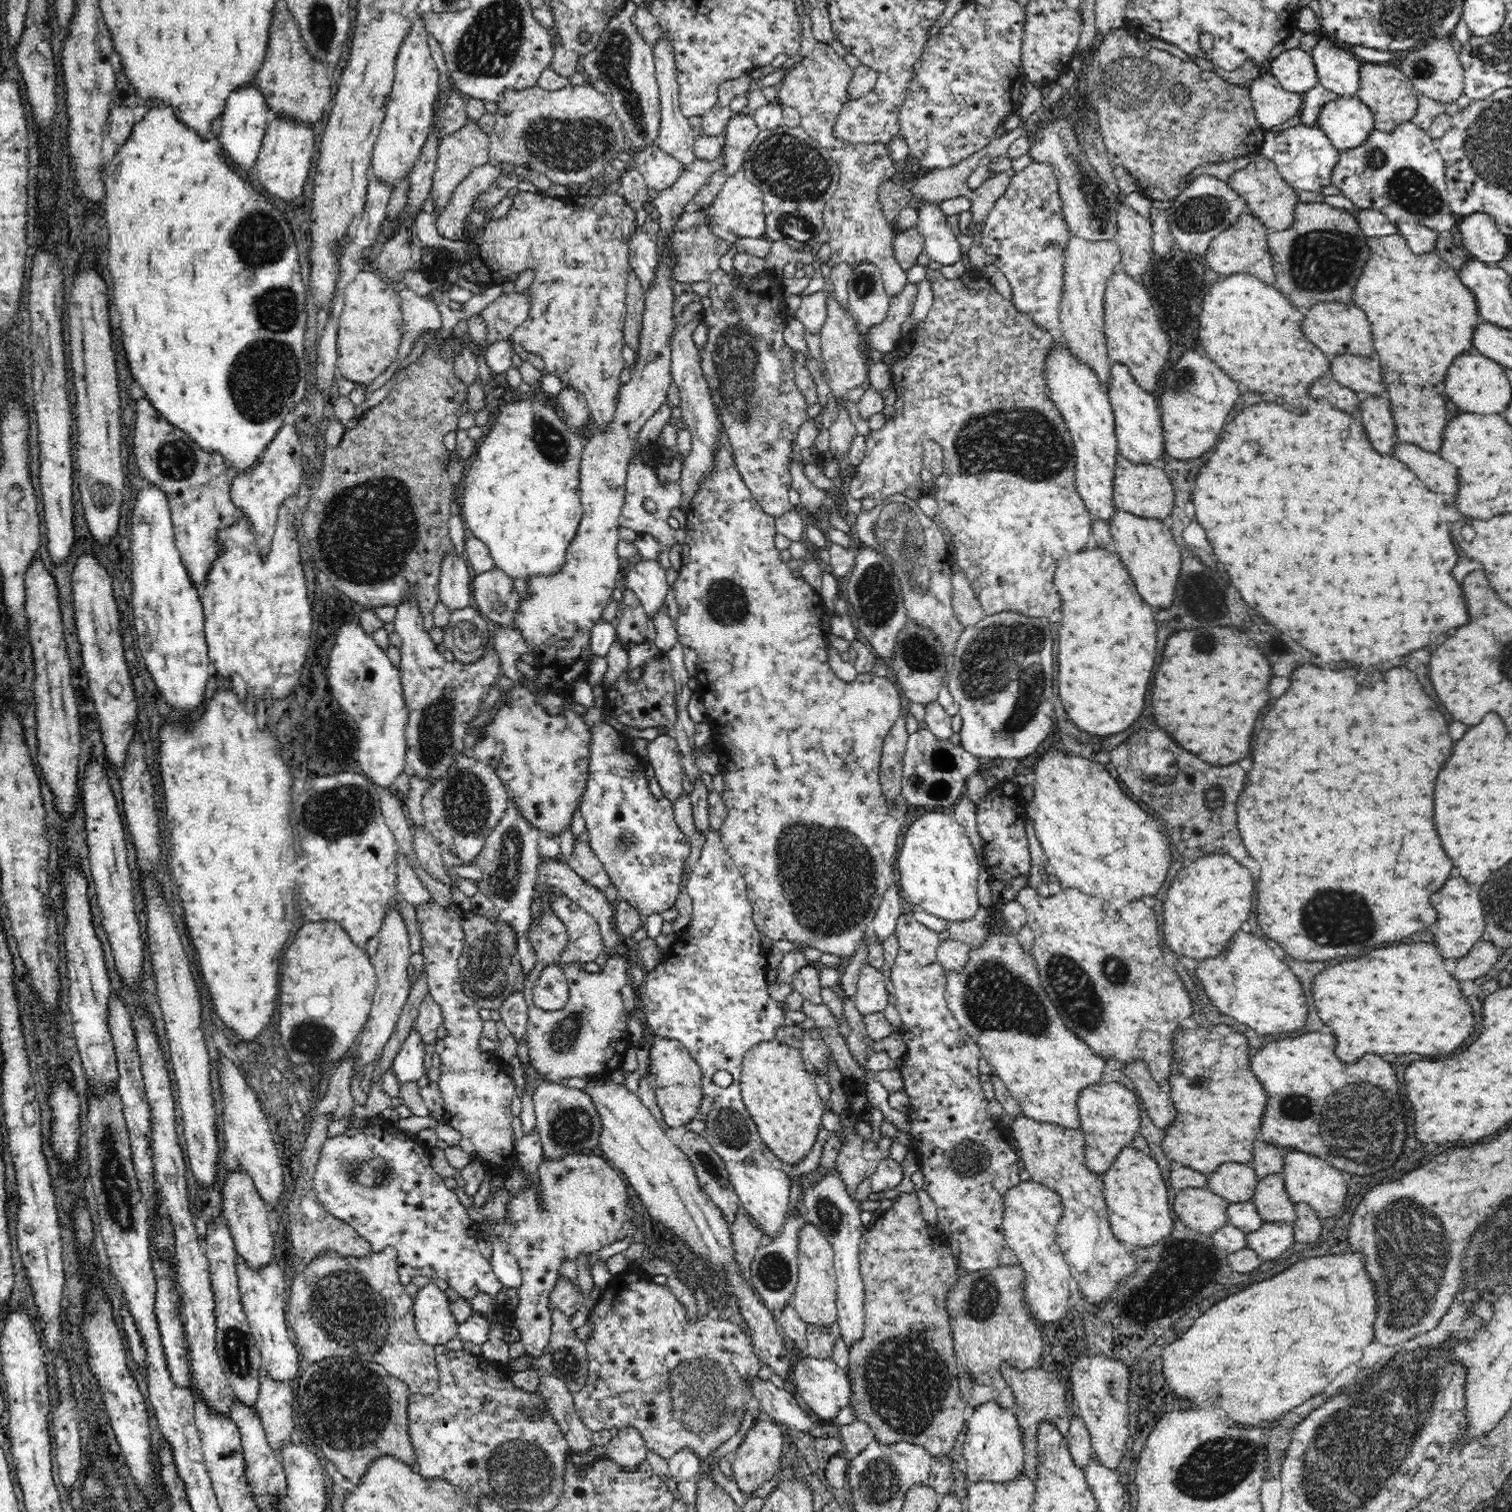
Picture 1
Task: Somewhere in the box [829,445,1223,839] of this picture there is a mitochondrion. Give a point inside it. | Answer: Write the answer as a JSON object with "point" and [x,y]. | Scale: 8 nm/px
{"point":[1010,655]}

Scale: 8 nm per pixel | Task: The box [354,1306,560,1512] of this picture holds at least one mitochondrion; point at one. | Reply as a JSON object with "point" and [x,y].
{"point":[522,1472]}

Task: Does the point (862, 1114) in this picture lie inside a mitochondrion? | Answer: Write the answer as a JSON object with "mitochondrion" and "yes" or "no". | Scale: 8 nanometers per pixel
{"mitochondrion":"no"}

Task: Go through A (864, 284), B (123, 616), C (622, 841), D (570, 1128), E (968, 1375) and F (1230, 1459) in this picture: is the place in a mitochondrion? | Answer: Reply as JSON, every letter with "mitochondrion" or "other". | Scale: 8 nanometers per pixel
{"A":"mitochondrion","B":"other","C":"mitochondrion","D":"mitochondrion","E":"mitochondrion","F":"mitochondrion"}

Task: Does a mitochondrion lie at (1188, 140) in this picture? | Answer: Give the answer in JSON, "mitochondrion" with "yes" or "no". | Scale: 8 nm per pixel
{"mitochondrion":"no"}

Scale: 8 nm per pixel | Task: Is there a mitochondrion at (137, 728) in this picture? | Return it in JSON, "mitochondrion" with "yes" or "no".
{"mitochondrion":"no"}

